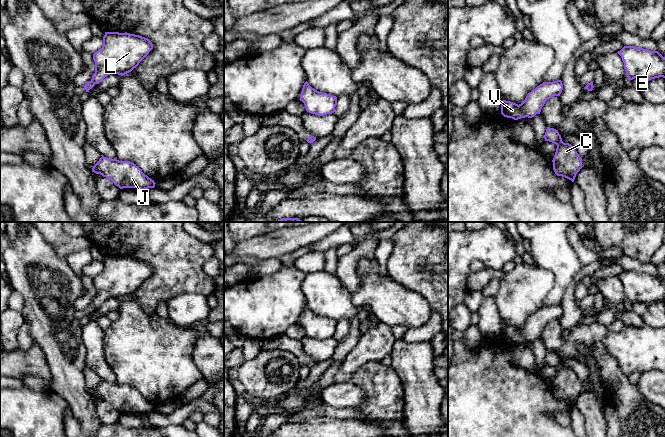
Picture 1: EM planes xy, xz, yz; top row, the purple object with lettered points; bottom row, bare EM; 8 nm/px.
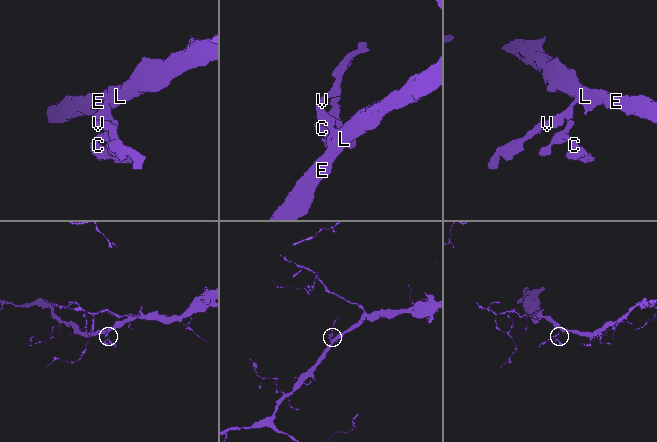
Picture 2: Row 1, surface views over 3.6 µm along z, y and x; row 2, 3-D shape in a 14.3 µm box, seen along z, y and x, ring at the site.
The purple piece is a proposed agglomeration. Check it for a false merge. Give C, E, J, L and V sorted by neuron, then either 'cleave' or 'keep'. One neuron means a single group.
groups C E J L V; keep

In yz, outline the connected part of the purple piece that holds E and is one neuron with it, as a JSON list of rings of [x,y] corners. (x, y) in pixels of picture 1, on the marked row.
[[[624,46],[617,53],[622,58],[629,80],[641,78],[648,82],[659,77],[665,78],[665,57],[658,51]]]

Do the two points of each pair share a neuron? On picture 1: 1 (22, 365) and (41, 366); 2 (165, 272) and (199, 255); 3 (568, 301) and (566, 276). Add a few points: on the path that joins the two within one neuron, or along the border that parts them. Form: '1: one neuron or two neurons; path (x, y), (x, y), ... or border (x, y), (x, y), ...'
1: one neuron; path (27, 365), (36, 365)
2: one neuron; path (173, 266), (184, 255), (191, 255)
3: two neurons; border (580, 268), (566, 289), (560, 303)

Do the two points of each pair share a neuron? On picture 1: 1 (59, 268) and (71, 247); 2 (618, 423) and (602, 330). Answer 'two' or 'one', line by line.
1: two
2: one

